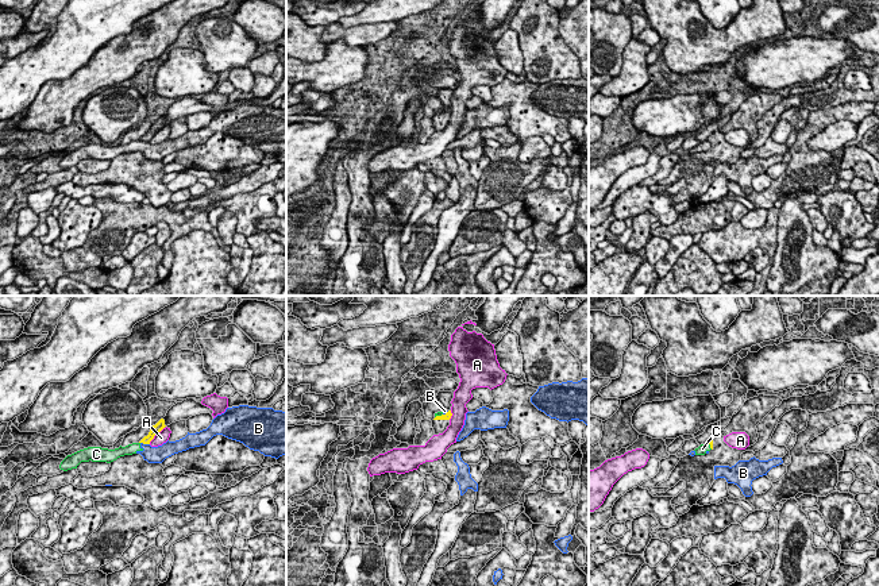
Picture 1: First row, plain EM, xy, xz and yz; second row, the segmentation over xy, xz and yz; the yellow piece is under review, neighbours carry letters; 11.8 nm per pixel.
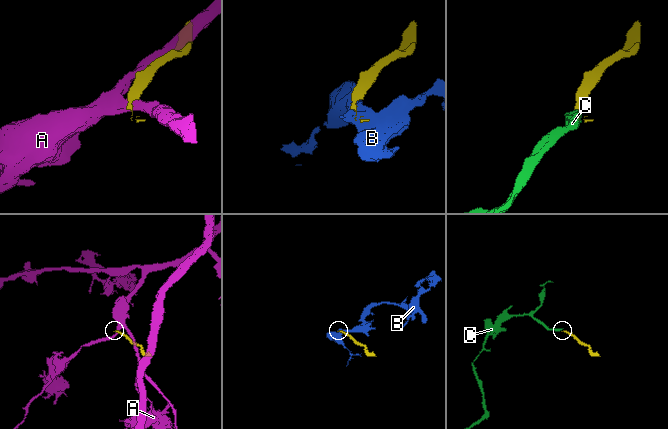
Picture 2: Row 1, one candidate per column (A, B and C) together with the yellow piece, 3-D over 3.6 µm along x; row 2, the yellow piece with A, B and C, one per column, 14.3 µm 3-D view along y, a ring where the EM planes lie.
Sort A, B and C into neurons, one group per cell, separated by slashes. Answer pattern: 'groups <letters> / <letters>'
groups A / B C

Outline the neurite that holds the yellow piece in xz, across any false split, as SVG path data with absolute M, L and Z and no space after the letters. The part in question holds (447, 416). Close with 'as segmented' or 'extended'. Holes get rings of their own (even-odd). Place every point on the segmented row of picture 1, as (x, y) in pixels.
M448 410L446 415L436 416L432 420L432 428L435 431L435 435L443 433L447 429L447 427L450 425L451 416L452 413L451 410Z | extended

